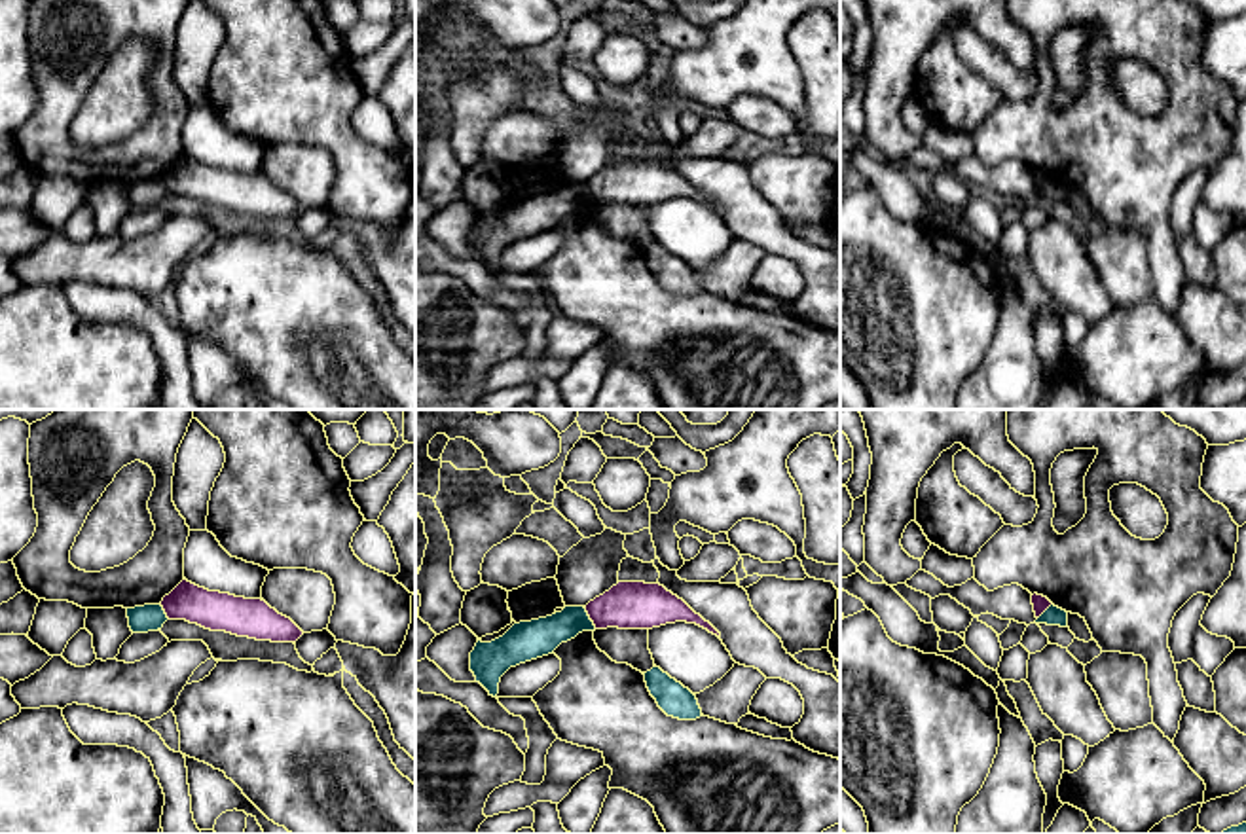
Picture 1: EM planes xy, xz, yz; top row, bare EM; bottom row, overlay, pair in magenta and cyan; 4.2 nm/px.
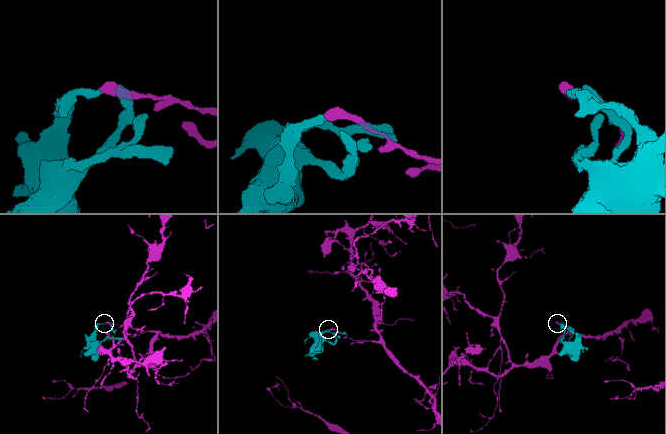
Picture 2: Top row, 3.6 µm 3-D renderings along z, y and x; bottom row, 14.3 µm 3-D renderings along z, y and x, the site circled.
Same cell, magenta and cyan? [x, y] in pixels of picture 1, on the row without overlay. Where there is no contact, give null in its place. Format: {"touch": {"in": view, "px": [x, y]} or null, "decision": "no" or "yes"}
{"touch": {"in": "xz", "px": [590, 194]}, "decision": "no"}

